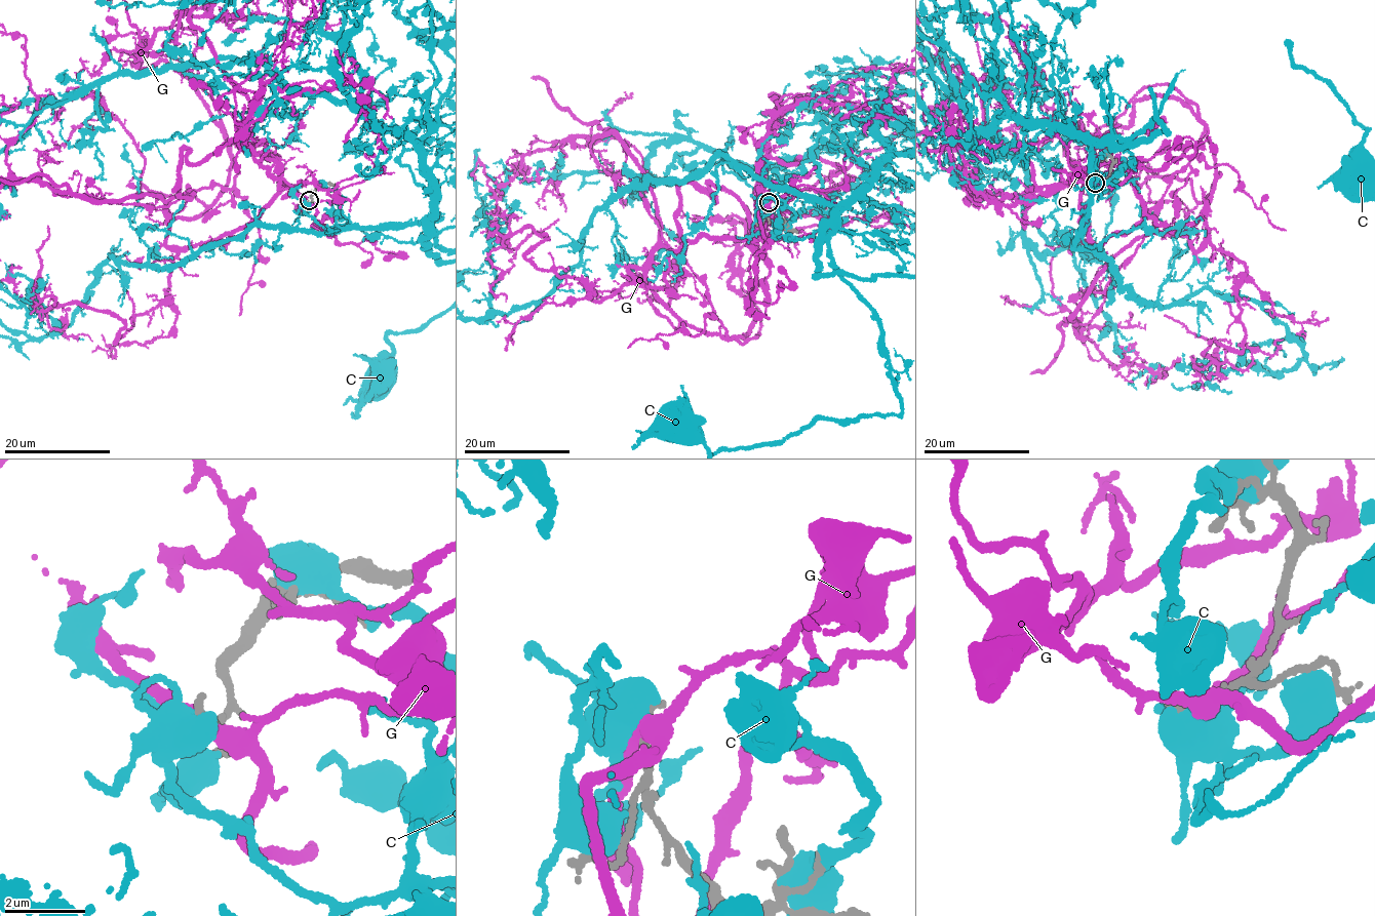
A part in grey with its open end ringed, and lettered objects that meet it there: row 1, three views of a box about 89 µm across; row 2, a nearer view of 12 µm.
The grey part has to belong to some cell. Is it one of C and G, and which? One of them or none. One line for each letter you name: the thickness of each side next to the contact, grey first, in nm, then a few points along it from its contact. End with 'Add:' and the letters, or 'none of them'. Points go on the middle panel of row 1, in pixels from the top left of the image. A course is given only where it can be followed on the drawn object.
Add: none of them

